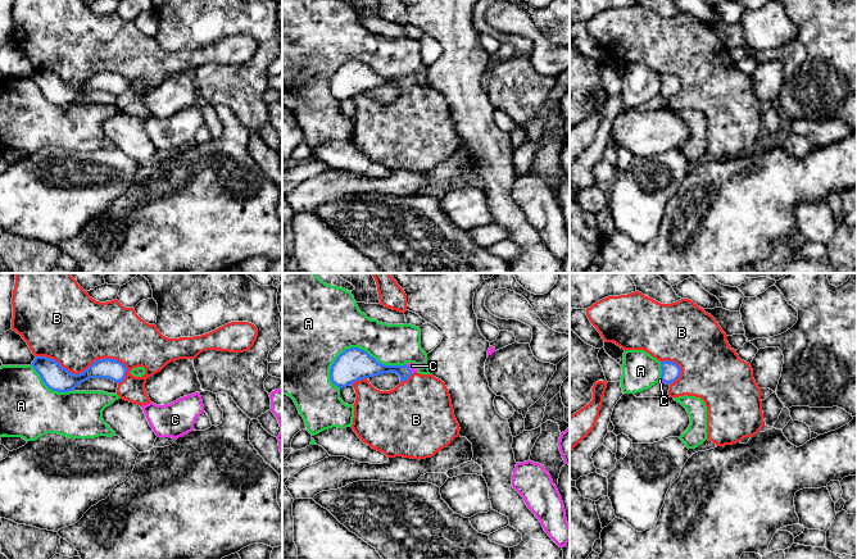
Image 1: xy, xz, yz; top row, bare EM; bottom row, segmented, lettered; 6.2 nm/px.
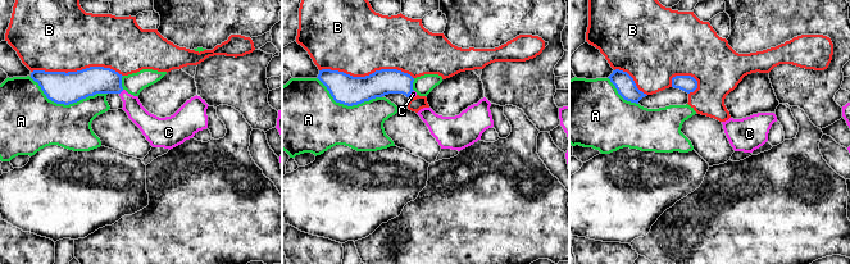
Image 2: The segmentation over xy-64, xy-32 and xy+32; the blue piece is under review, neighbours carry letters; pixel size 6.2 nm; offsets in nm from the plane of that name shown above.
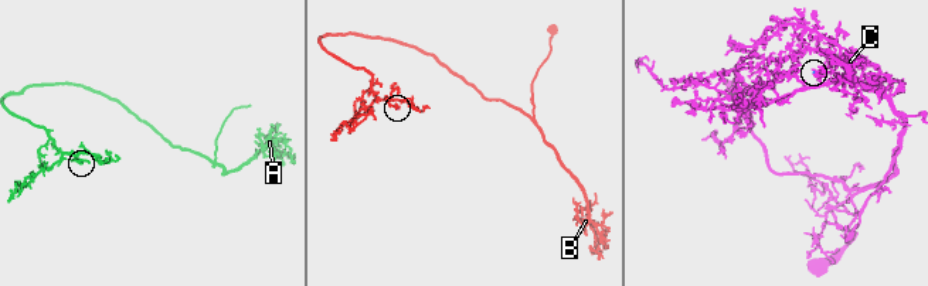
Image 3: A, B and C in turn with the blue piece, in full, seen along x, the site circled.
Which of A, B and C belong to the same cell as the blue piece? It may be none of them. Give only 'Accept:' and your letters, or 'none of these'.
Accept: C

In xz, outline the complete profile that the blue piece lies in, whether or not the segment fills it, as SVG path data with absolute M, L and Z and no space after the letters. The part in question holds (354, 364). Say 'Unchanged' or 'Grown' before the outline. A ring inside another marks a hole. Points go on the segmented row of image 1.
Grown. M350 347L335 359L330 369L330 378L332 385L343 388L357 381L390 372L396 373L400 377L400 382L403 382L417 372L417 367L414 363L385 365L378 363L367 351Z

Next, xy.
Unchanged. M36 356L31 364L40 374L44 383L53 391L68 392L90 378L108 378L117 383L126 377L127 368L114 359L95 360L80 374L71 373L58 362L46 356Z

